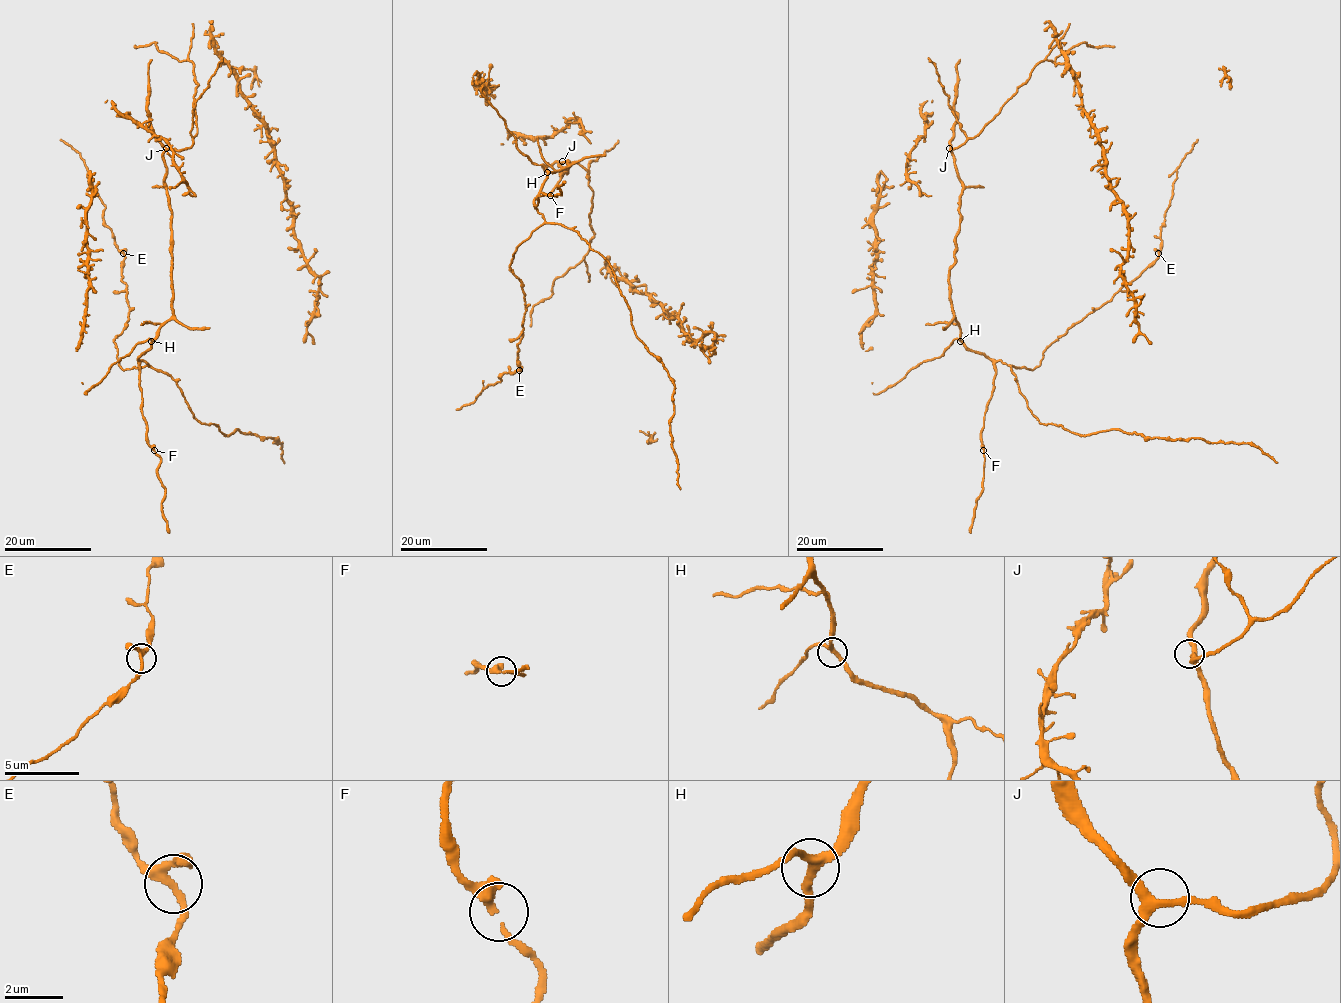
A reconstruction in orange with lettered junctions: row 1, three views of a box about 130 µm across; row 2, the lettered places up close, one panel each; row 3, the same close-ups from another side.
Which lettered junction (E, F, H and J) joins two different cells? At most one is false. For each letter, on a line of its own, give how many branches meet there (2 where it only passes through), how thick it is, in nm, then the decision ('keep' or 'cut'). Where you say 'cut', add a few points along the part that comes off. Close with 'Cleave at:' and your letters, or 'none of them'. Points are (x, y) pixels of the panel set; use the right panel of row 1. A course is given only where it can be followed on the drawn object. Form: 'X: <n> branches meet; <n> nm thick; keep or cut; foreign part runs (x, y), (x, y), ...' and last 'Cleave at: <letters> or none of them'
E: 3 branches meet; 240 nm thick; keep
F: 3 branches meet; 240 nm thick; keep
H: 3 branches meet; 280 nm thick; keep
J: 3 branches meet; 300 nm thick; keep
Cleave at: none of them

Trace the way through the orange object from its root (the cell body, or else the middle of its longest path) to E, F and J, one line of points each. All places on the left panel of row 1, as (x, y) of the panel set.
E: (164, 179), (172, 316), (138, 358), (148, 365), (129, 369), (113, 342), (129, 310), (123, 253)
F: (164, 179), (172, 214), (172, 316), (160, 328), (151, 346), (138, 358), (147, 442), (155, 450)
J: (164, 179), (163, 151), (166, 148)

